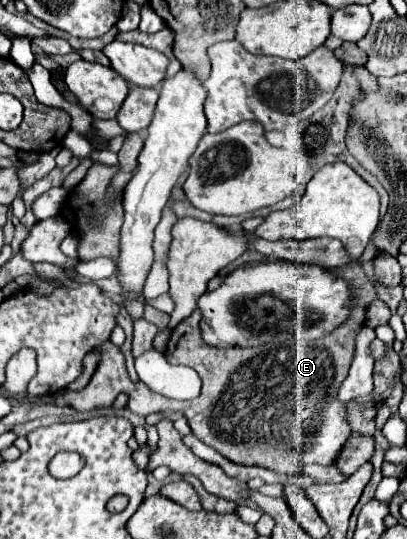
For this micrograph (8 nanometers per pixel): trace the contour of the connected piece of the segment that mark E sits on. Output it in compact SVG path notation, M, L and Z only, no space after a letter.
M347 263L329 271L337 277L341 275L351 285L351 315L333 333L309 345L221 349L203 341L199 309L183 319L171 331L165 357L169 363L187 365L199 373L203 387L197 399L183 403L175 399L161 399L159 393L151 391L141 381L133 383L127 375L123 355L115 353L115 345L111 341L105 341L99 345L99 363L89 385L81 391L57 393L53 403L57 407L89 411L99 405L111 405L115 397L125 391L129 395L129 409L137 415L147 417L155 411L183 411L193 435L233 463L263 465L277 473L297 473L305 463L331 465L351 433L343 415L343 403L337 401L337 391L349 373L355 353L355 331L365 321L365 307L373 301L375 289L359 263Z

